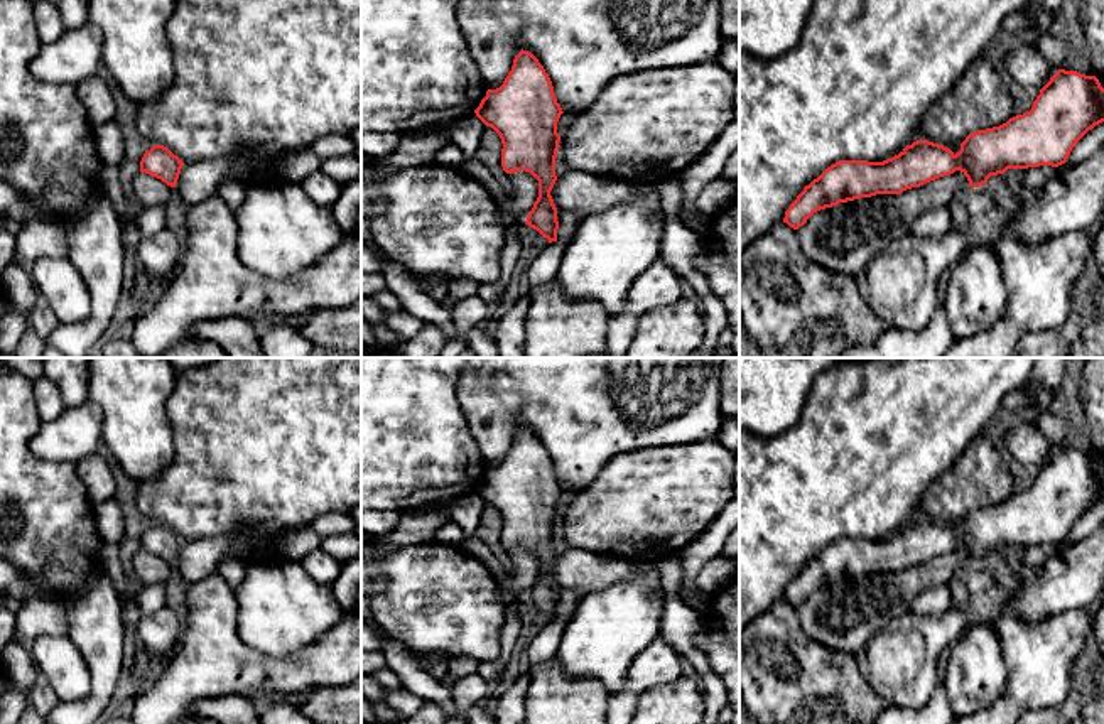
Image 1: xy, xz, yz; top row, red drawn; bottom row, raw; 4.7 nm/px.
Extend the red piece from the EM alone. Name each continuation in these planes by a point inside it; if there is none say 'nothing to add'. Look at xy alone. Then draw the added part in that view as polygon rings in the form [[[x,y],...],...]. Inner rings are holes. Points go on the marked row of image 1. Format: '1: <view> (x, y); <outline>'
nothing to add

